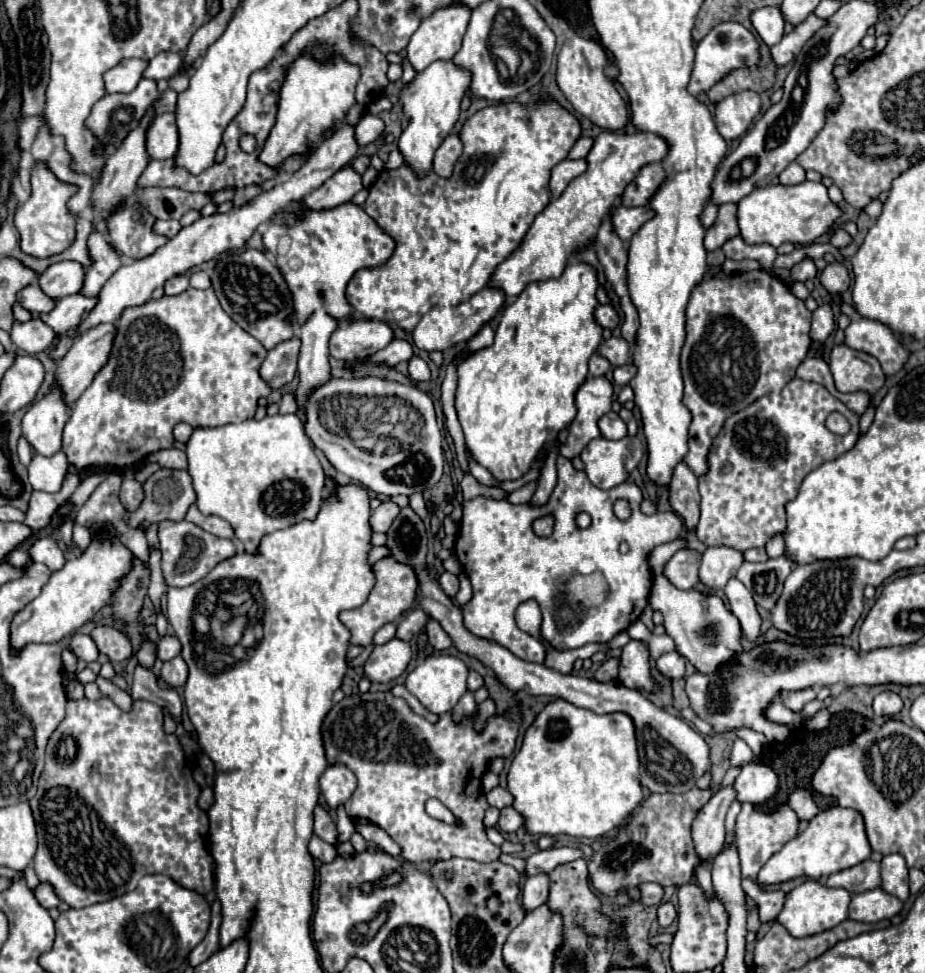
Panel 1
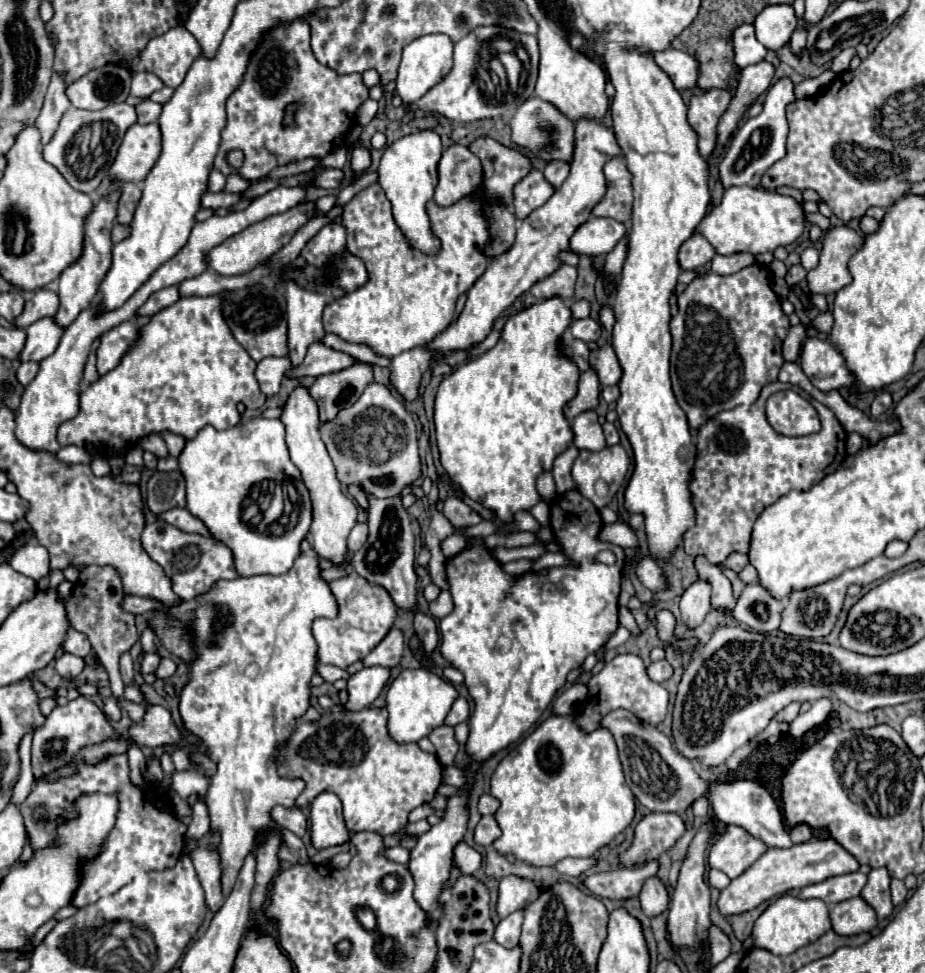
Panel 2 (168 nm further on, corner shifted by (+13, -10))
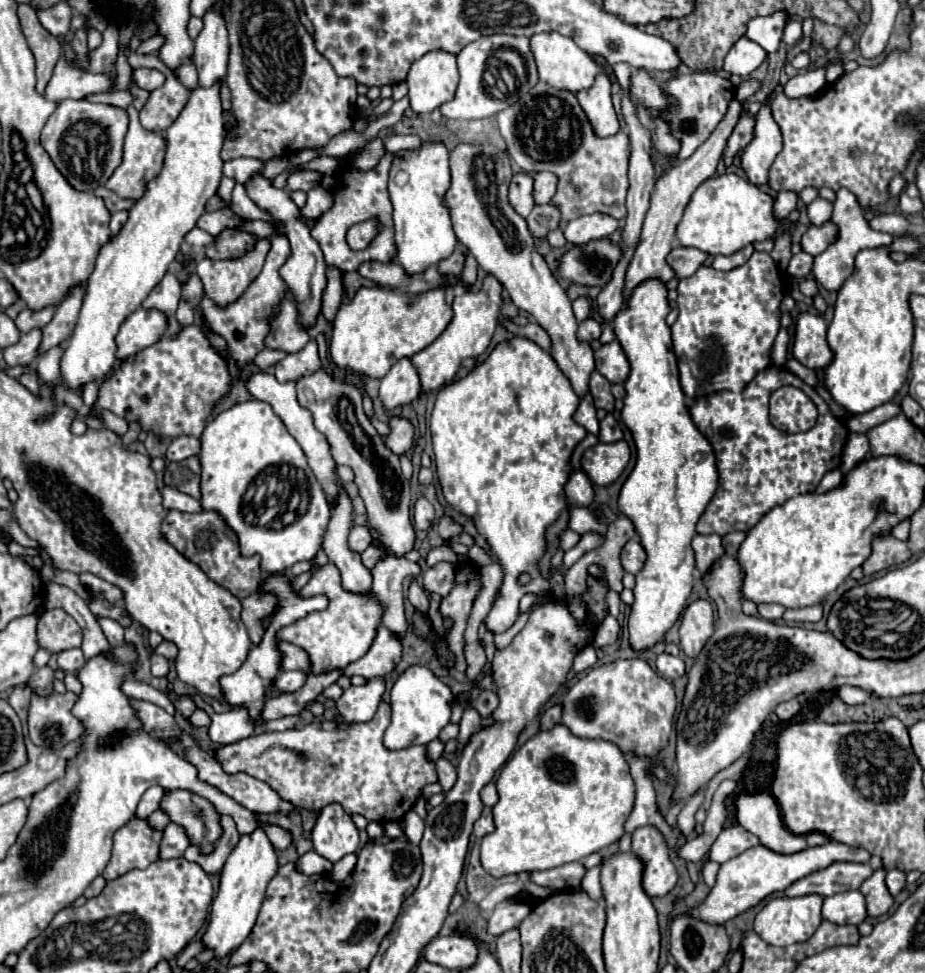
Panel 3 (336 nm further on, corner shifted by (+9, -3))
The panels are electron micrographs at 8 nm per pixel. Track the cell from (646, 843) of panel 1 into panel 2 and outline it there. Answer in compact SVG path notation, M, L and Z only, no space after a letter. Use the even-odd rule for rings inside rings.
M652 812L634 828L632 846L618 856L620 864L634 866L658 860L686 834L686 822L674 812Z

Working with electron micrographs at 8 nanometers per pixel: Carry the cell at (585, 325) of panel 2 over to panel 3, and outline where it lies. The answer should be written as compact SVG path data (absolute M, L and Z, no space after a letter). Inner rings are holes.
M586 319L586 321L582 321L582 323L578 325L578 341L590 343L590 341L598 339L600 333L602 333L602 327L600 327L600 323L596 323L594 319Z

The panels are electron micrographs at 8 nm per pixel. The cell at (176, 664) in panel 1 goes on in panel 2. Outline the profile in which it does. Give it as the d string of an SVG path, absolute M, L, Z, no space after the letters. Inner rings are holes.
M162 658L162 662L160 662L160 666L158 666L154 676L160 678L160 680L166 680L166 678L174 676L174 672L176 672L176 664L170 658Z

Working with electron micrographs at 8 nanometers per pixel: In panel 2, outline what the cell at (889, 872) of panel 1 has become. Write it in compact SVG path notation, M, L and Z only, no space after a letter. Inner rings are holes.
M872 868L868 874L868 882L860 894L878 914L878 918L886 918L892 914L894 906L890 900L890 874L886 868Z

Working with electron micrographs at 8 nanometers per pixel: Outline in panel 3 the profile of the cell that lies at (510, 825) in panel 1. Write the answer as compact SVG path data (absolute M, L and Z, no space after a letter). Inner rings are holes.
M484 807L482 817L474 823L474 835L480 839L480 837L484 837L484 835L488 835L488 833L492 833L492 831L494 831L492 811L490 811L490 807Z

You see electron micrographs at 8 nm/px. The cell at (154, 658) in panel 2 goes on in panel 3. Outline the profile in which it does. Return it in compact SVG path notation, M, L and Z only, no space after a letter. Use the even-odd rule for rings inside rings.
M154 653L154 655L152 655L152 675L154 675L154 677L166 677L168 671L170 671L168 661L166 661L164 657L160 657L160 655Z

